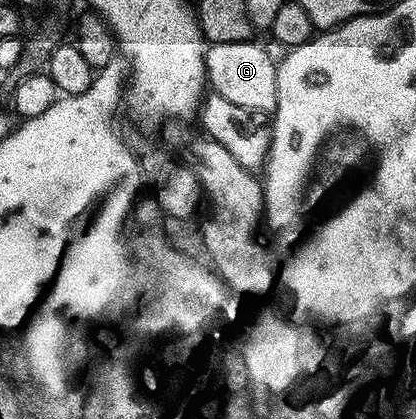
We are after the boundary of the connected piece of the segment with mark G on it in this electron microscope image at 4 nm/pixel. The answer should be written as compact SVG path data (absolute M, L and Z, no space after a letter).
M255 40L209 44L204 62L208 72L207 84L211 92L222 95L222 99L230 99L230 103L238 103L238 107L246 107L250 111L271 114L275 110L278 99L276 65L270 55L266 55L263 44Z

